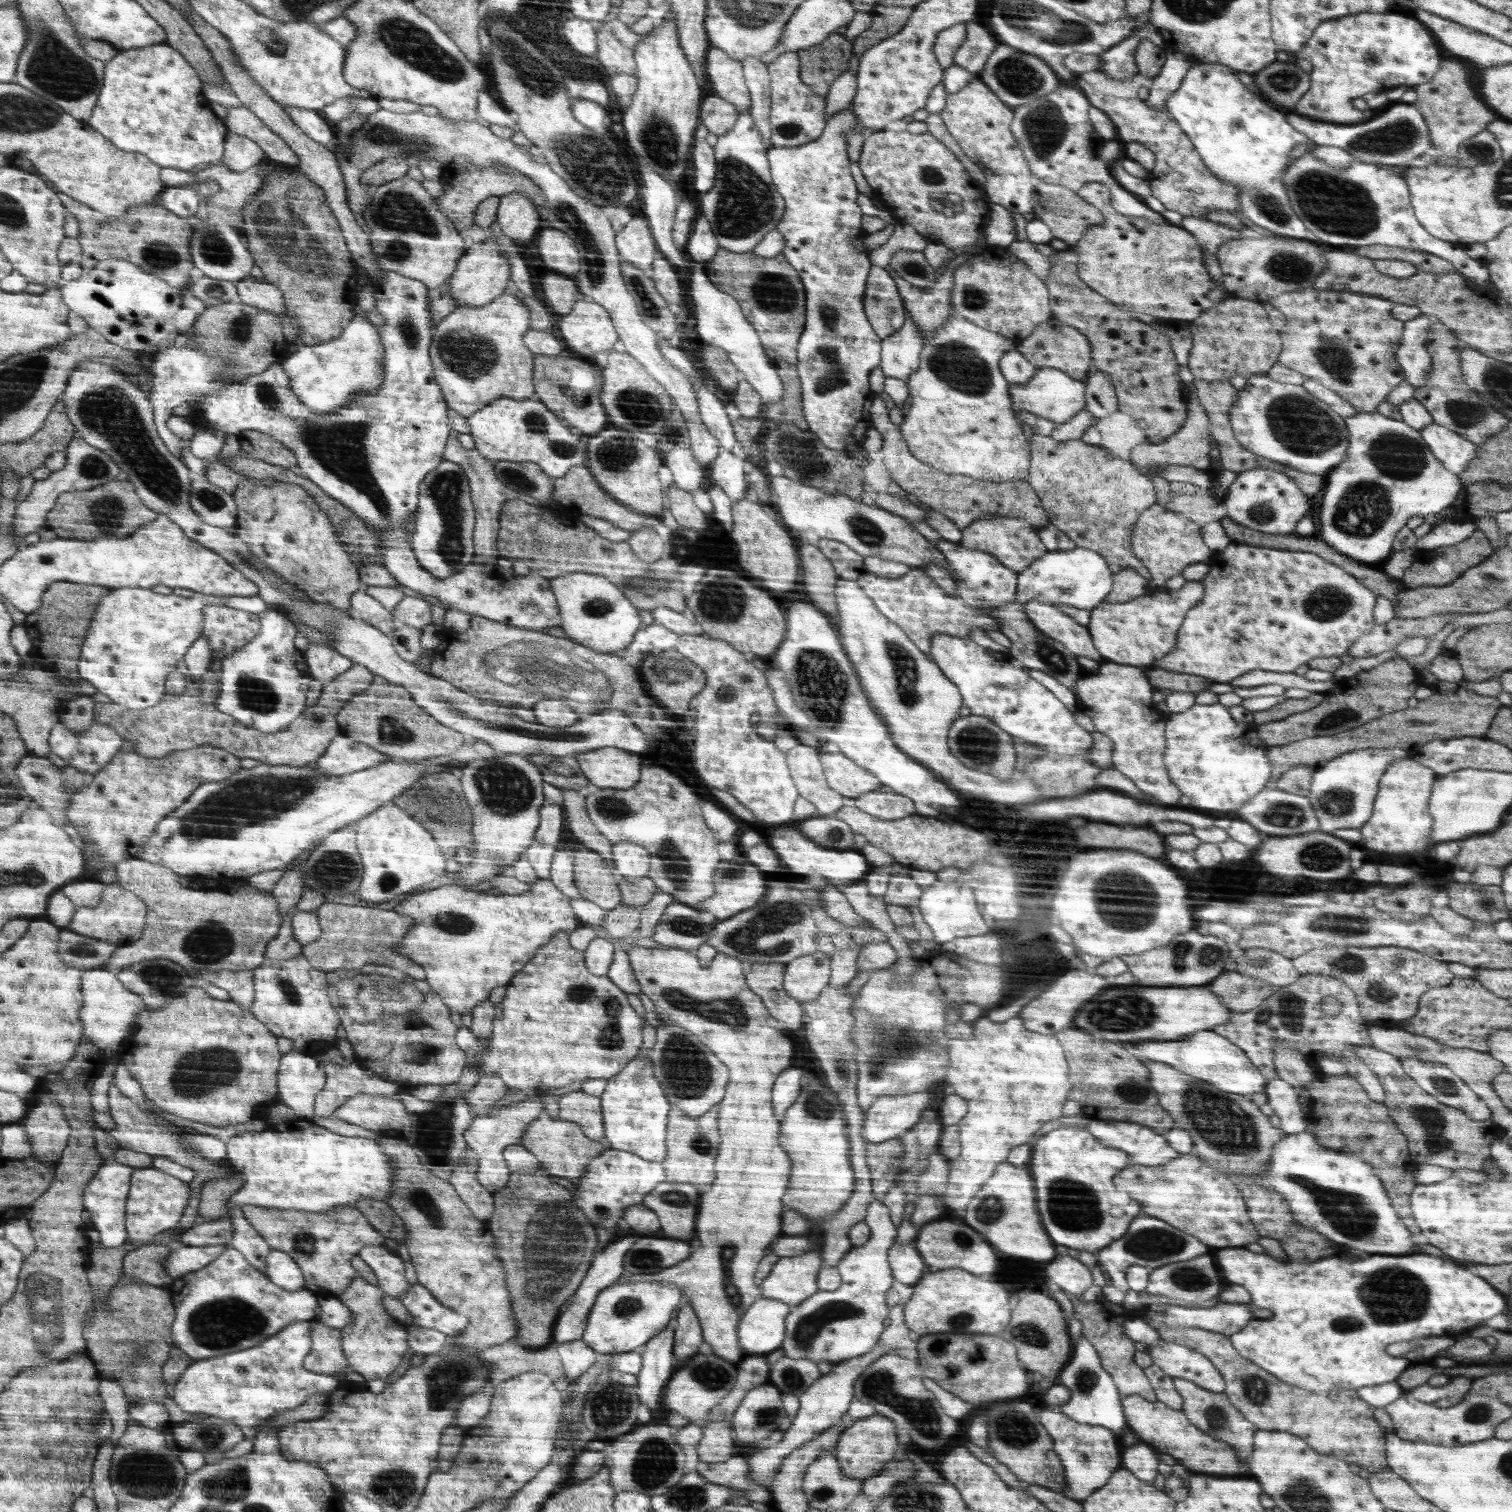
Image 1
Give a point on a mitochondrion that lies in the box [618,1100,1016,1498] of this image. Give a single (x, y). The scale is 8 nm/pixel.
(879, 1385)

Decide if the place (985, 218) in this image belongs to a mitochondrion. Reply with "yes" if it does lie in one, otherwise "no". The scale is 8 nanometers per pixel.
no

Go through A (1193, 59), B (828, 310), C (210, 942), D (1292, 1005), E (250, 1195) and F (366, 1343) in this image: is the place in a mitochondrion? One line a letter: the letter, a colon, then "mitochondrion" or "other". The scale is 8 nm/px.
A: other
B: mitochondrion
C: mitochondrion
D: mitochondrion
E: other
F: other

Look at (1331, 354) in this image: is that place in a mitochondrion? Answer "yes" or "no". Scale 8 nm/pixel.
yes

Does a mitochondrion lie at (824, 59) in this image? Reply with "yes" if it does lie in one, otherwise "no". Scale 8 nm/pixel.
yes

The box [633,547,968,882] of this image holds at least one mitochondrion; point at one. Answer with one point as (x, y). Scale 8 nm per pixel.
(823, 687)

